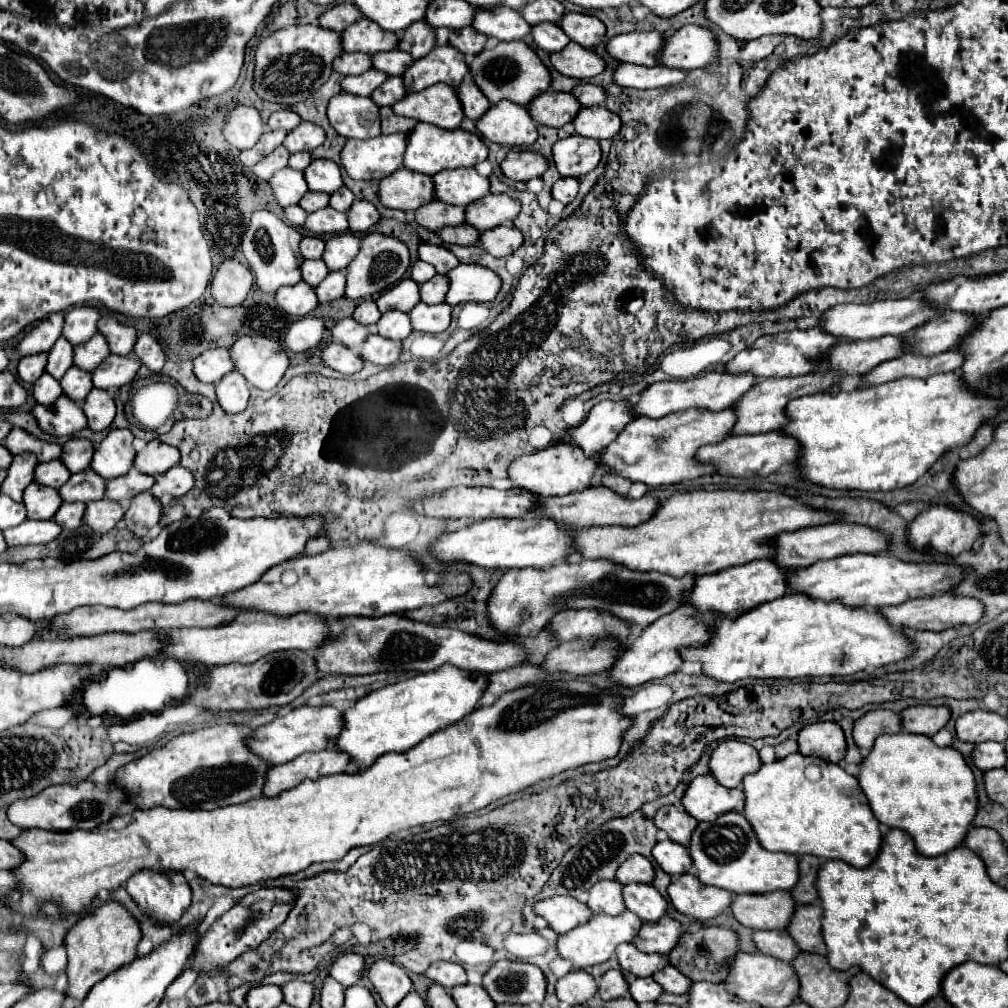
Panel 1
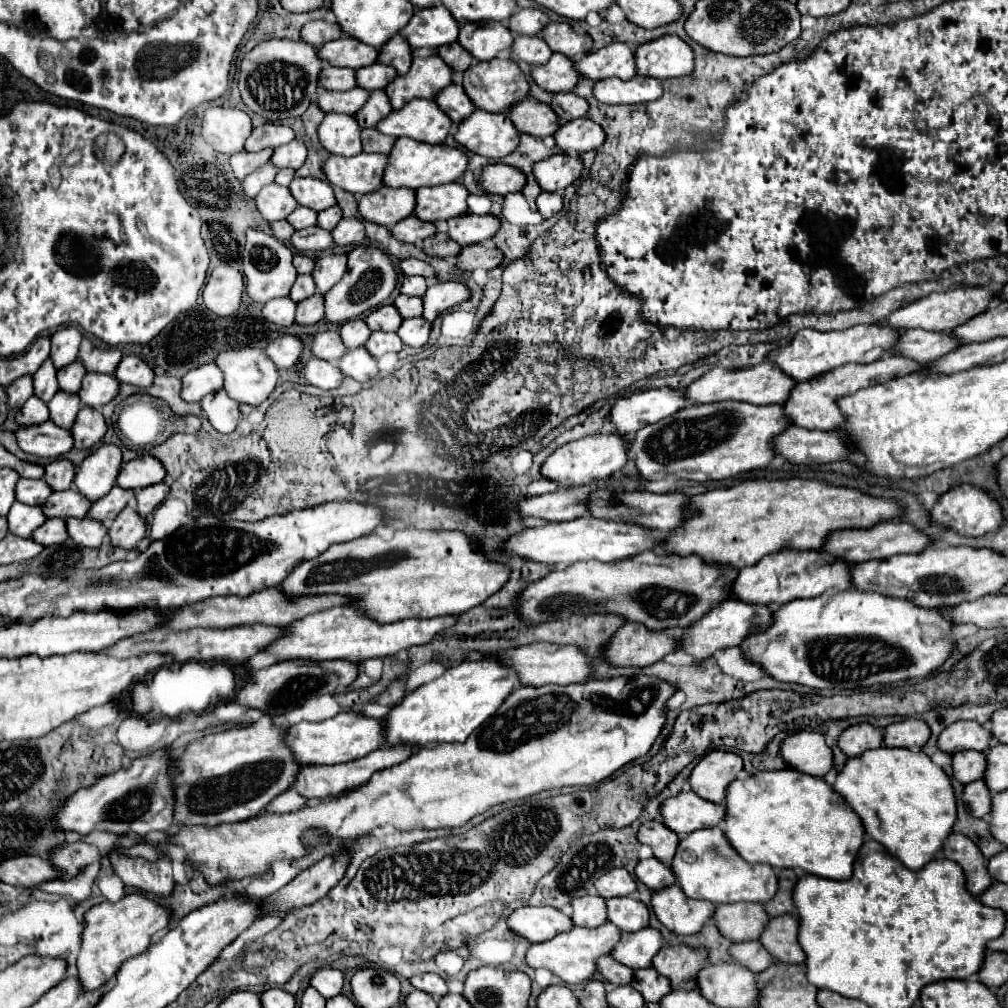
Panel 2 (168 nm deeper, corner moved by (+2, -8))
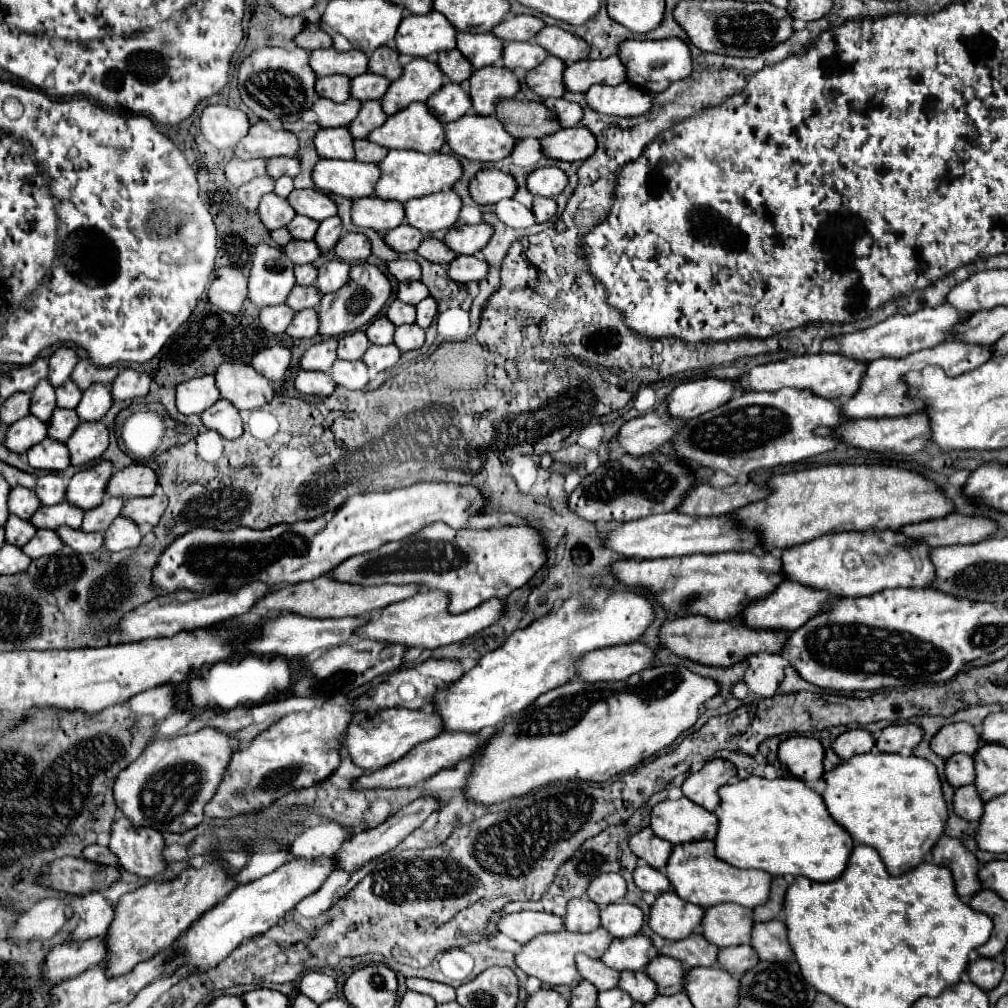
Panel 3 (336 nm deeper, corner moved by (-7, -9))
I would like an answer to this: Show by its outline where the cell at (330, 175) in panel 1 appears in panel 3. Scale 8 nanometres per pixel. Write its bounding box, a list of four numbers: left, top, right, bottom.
[287,189,337,221]

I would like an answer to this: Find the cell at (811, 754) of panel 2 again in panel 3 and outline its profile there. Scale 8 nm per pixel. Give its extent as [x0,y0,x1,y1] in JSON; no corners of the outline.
[779,737,825,781]

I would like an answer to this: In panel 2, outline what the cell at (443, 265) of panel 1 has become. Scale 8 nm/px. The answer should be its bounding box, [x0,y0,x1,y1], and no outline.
[400,258,434,282]

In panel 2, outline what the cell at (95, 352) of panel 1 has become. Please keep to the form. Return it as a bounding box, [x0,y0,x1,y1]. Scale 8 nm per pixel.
[58,360,86,394]

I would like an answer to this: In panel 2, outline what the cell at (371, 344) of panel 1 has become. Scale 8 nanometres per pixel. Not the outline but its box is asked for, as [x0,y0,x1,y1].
[336,348,378,382]

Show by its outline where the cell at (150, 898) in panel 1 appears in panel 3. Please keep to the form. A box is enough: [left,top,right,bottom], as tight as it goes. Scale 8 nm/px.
[109,819,167,879]

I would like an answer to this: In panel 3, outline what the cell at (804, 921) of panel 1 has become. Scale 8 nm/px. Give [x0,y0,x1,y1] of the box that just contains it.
[751,921,793,961]

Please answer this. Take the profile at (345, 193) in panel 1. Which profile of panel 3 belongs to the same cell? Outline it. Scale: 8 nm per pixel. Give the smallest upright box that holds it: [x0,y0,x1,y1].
[315,215,343,253]

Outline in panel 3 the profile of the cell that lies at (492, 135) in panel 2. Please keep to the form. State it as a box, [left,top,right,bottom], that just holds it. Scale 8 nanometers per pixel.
[445,113,515,161]

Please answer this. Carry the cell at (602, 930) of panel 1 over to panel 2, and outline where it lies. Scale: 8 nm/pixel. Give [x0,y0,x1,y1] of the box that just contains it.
[526,922,620,984]

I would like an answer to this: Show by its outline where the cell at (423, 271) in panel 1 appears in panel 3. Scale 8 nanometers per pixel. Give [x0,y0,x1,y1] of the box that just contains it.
[397,281,429,305]

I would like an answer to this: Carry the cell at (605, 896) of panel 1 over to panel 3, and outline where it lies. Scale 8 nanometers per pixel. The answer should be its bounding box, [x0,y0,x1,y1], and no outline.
[563,897,601,933]

